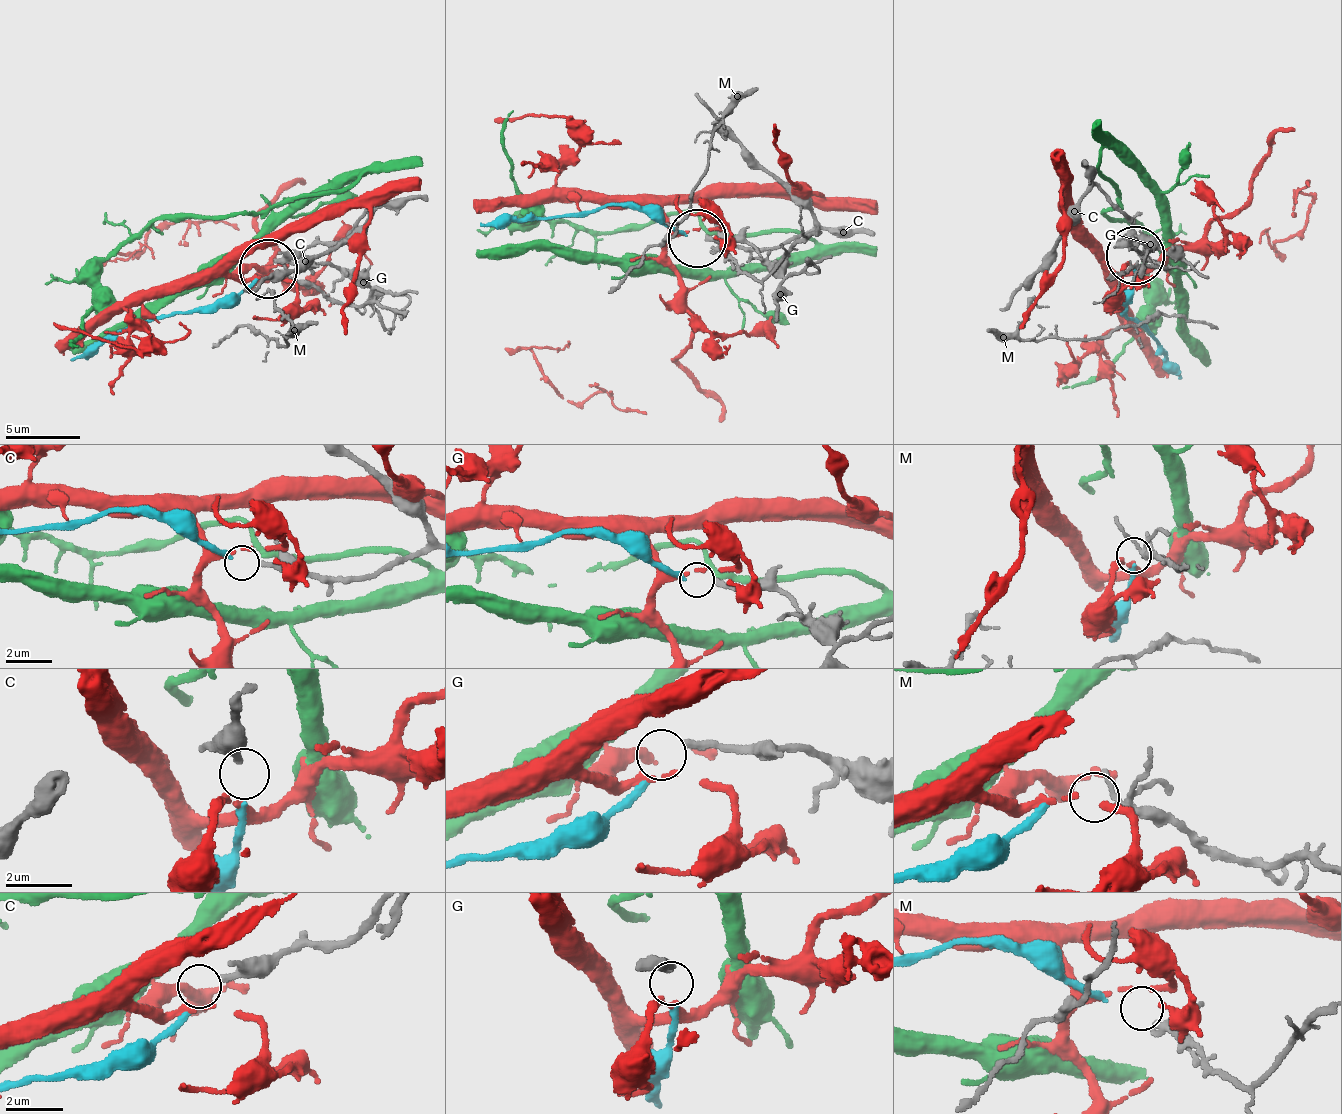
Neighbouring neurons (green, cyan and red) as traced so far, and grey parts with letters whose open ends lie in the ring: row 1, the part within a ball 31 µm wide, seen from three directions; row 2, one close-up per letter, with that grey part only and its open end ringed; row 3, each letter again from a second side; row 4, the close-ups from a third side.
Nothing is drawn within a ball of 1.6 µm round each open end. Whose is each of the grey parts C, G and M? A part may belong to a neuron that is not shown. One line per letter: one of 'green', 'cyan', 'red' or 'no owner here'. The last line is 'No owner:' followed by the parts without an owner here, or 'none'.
C: cyan
G: red
M: no owner here
No owner: M

